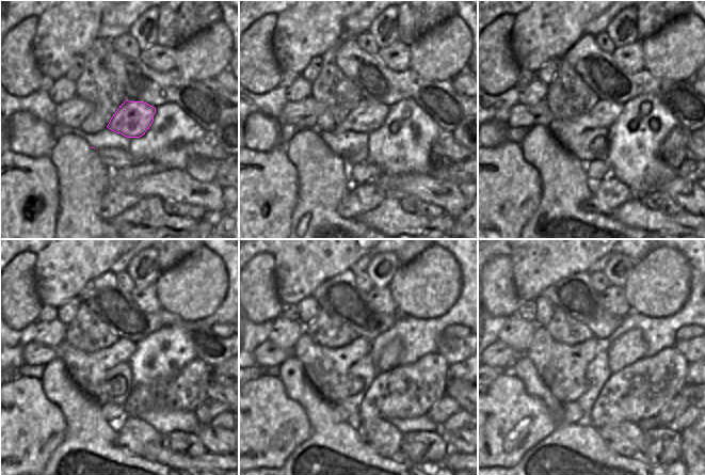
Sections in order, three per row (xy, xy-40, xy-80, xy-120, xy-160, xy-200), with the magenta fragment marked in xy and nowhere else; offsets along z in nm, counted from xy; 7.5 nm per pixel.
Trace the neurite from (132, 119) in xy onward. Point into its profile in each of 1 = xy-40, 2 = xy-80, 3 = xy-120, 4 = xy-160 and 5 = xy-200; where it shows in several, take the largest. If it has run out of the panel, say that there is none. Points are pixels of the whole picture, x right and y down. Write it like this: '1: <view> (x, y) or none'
1: xy-40 (368, 116)
2: xy-80 (604, 113)
3: xy-120 (87, 370)
4: xy-160 (326, 369)
5: xy-200 (561, 367)

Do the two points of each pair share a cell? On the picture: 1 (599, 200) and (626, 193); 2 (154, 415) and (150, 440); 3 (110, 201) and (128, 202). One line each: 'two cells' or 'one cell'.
1: one cell
2: two cells
3: one cell

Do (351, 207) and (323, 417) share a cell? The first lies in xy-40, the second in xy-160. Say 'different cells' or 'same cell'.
different cells

